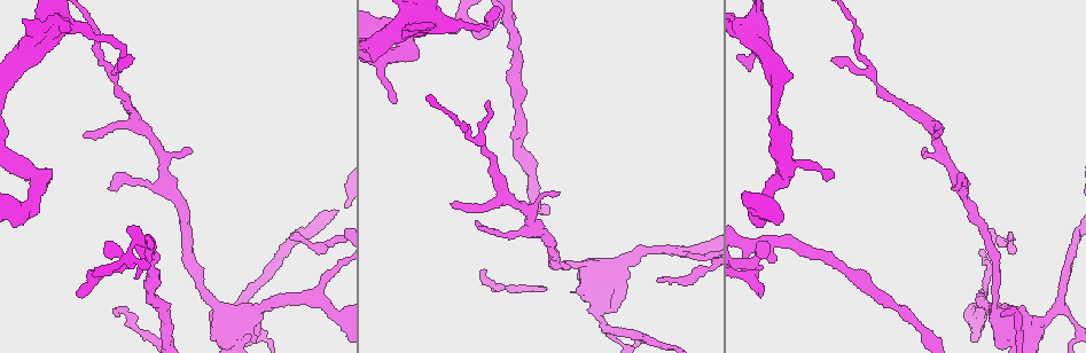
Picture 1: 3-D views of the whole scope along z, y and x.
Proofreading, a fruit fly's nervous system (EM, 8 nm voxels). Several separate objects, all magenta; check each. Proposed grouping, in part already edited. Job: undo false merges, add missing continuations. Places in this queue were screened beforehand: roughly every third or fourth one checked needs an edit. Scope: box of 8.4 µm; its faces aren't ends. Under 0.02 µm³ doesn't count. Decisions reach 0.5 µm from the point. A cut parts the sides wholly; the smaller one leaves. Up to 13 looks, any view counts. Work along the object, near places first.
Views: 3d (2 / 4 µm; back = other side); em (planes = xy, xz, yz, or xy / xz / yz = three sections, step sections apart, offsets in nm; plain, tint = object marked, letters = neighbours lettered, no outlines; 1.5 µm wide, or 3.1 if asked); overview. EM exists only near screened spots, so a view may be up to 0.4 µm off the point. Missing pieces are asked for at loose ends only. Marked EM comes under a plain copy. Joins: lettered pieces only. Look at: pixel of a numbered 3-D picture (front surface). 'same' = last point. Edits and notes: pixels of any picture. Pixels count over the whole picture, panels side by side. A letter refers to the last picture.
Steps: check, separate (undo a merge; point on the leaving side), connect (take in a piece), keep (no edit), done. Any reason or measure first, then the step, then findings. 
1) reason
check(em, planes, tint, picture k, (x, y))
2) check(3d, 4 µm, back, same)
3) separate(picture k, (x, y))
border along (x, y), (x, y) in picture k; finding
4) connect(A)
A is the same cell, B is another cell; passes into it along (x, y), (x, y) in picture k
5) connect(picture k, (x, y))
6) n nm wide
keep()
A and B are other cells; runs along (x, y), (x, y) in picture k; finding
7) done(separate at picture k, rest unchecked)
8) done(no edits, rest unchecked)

an open end
check(3d, 2 µm, picture 1, (933, 135))

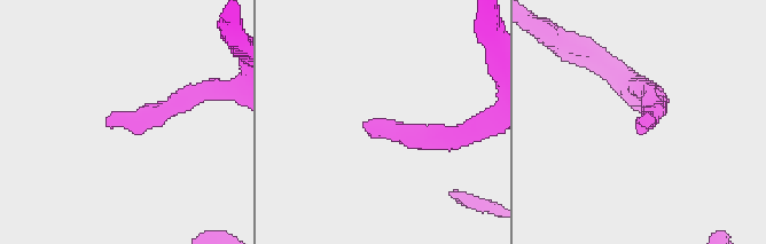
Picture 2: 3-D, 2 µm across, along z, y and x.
now the EM
check(em, planes, letters, picture 2, (645, 123))

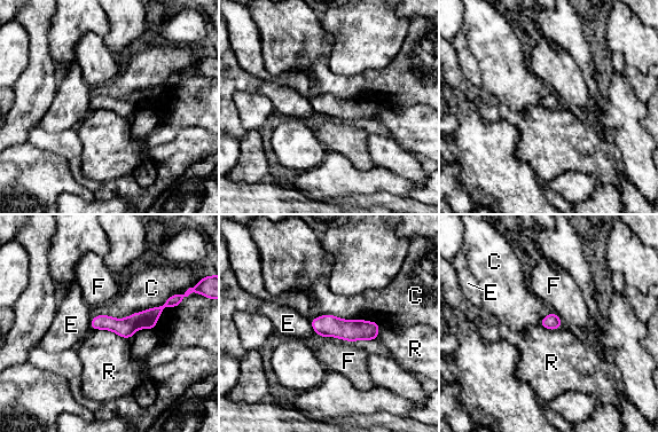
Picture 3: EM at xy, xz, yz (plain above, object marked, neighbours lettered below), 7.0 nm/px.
C touches over 750 nm
keep()
C, E, F and R are other cells; none of them fits

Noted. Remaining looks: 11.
calibre changes
check(3d, 4 µm, picture 1, (215, 300))

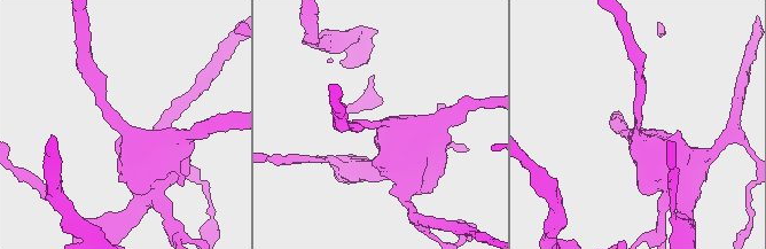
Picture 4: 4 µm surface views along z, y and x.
arms of 170, 750 nm
check(em, planes, tint, picture 4, (636, 127))

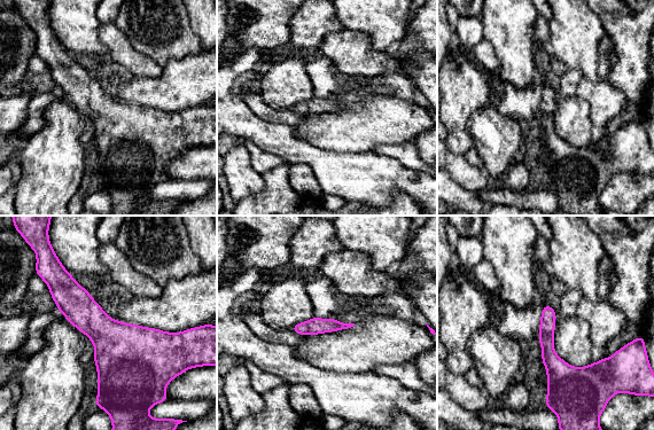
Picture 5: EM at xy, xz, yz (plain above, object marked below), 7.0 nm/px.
check(em, planes, letters, same)

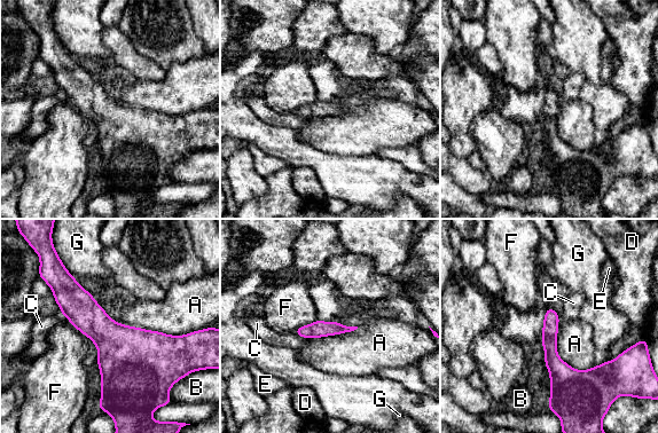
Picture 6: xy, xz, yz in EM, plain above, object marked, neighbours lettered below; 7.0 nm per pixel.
110 nm wide
keep()
A, B, C, D, E, F and G are other cells; continuous, no second neuron

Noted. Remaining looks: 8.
an open end
check(3d, 2 µm, back, picture 1, (488, 100))

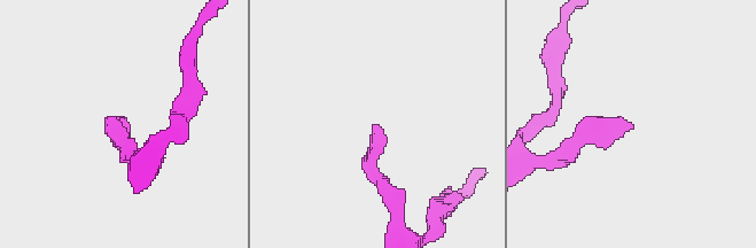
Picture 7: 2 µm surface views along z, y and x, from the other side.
check(em, planes, letters, picture 7, (632, 126))

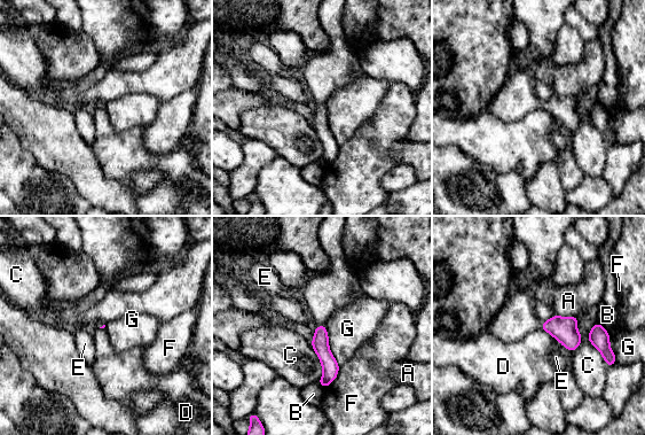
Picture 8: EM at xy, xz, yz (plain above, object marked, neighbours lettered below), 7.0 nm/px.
keep()
A, B, C, D, E, F and G are other cells; border along (540, 327), (553, 338) in picture 8; none of them fits

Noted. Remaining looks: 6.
tapers out
check(em, planes, letters, picture 1, (558, 193))

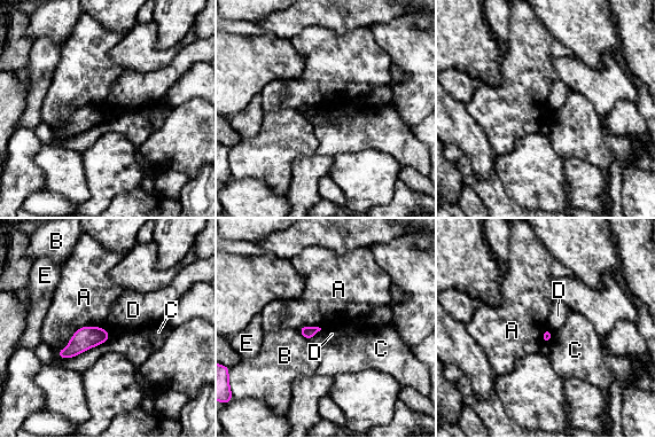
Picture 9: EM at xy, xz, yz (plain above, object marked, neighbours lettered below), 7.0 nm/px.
keep()
A, B, C, D and E are other cells; border along (321, 329), (309, 339) in picture 9; no lettered piece goes on from it

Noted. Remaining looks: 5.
free end
check(3d, 2 µm, picture 1, (760, 296))

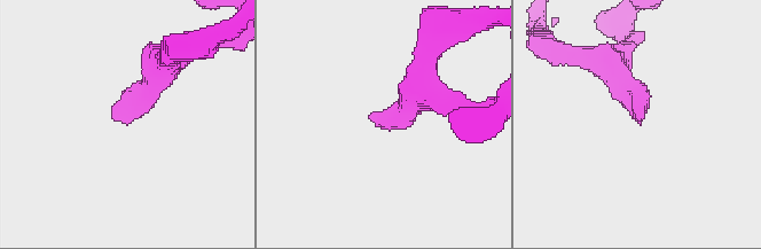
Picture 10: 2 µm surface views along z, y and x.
need the tissue
check(em, planes, tint, picture 10, (112, 116))

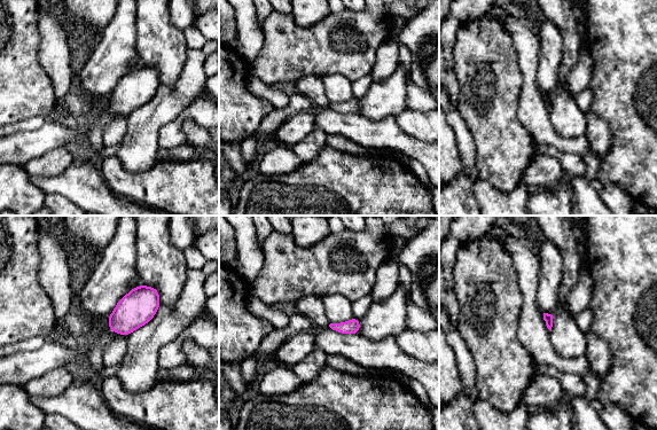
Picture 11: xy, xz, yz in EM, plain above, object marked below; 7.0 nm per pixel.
check(em, planes, letters, same)

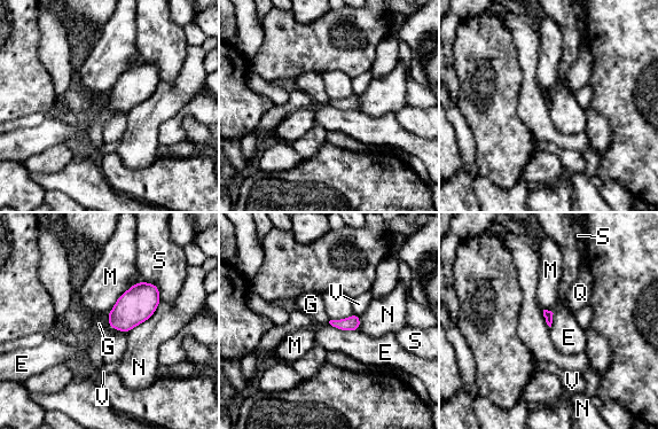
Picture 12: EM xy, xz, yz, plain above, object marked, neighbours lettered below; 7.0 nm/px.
keep()
E, G, M, N, Q, S and V are other cells; border along (329, 322), (341, 329), (358, 330) in picture 12; no lettered piece goes on from it

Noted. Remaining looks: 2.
done(no edits, rest unchecked)

